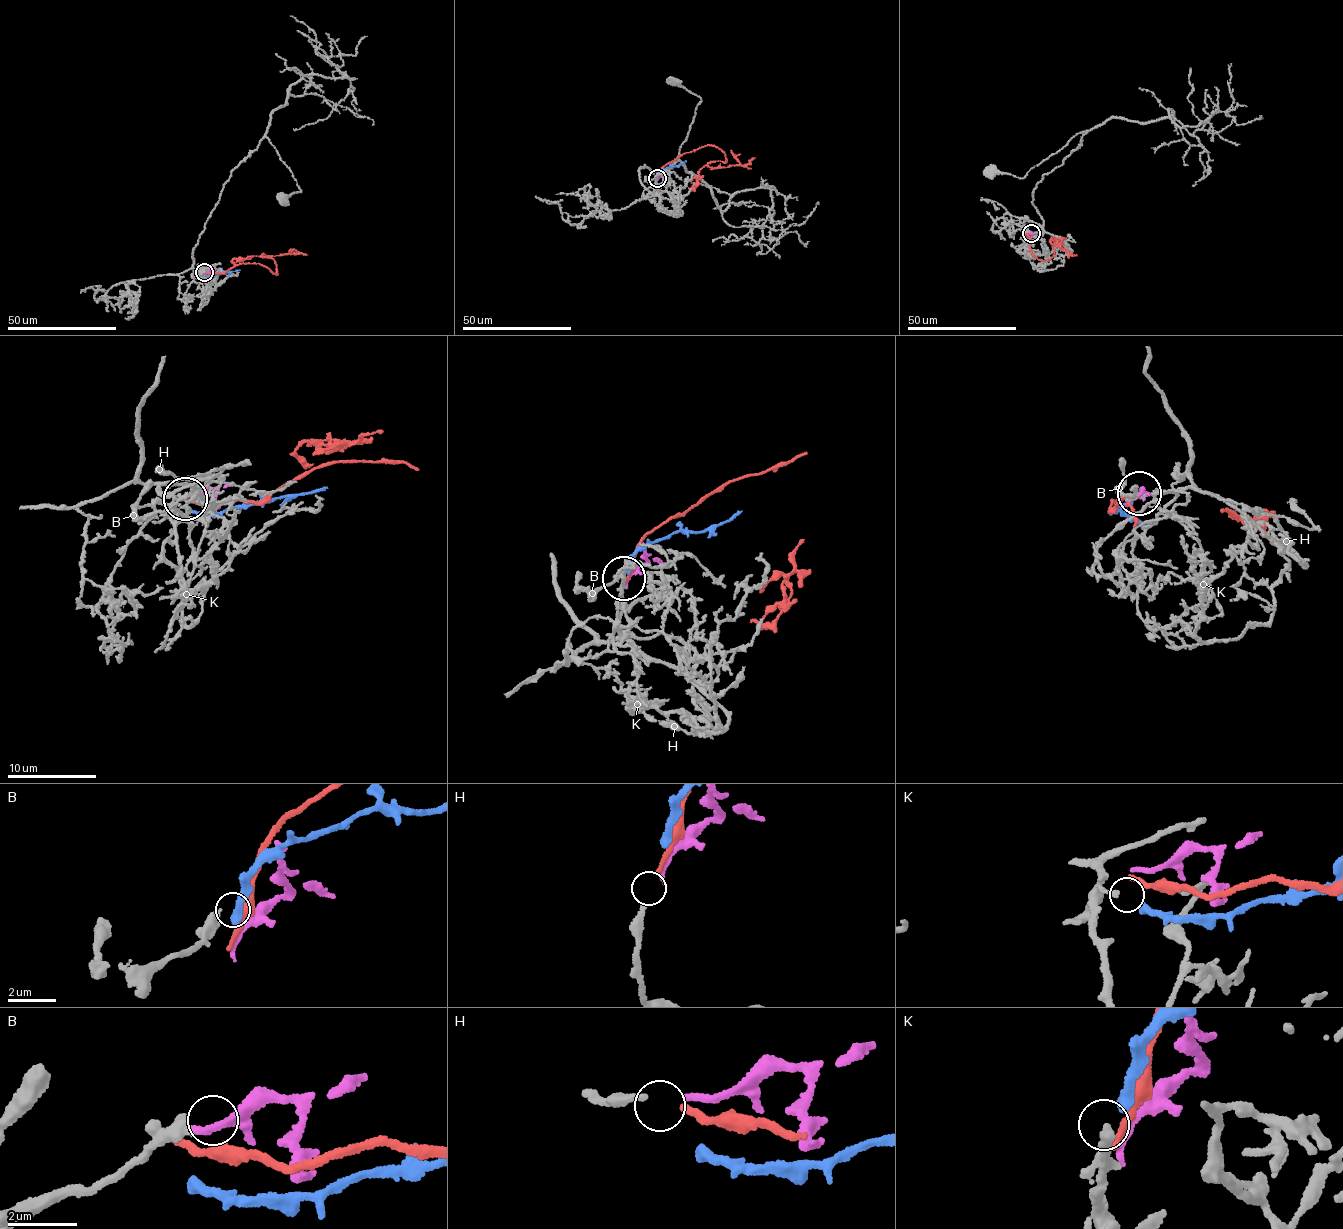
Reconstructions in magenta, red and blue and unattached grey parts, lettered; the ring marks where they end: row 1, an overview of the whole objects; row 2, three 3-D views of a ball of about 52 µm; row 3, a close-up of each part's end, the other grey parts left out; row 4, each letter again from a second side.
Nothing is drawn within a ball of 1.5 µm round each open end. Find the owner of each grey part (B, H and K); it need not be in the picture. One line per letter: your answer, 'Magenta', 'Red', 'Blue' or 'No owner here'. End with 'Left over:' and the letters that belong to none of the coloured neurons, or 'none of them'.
B: No owner here
H: Red
K: Blue
Left over: B

